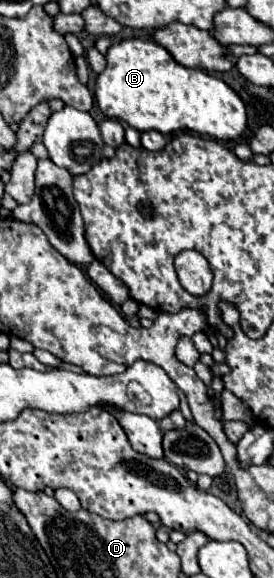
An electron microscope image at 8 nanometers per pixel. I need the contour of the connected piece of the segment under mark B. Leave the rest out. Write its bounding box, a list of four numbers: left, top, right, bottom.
[95,38,247,140]

